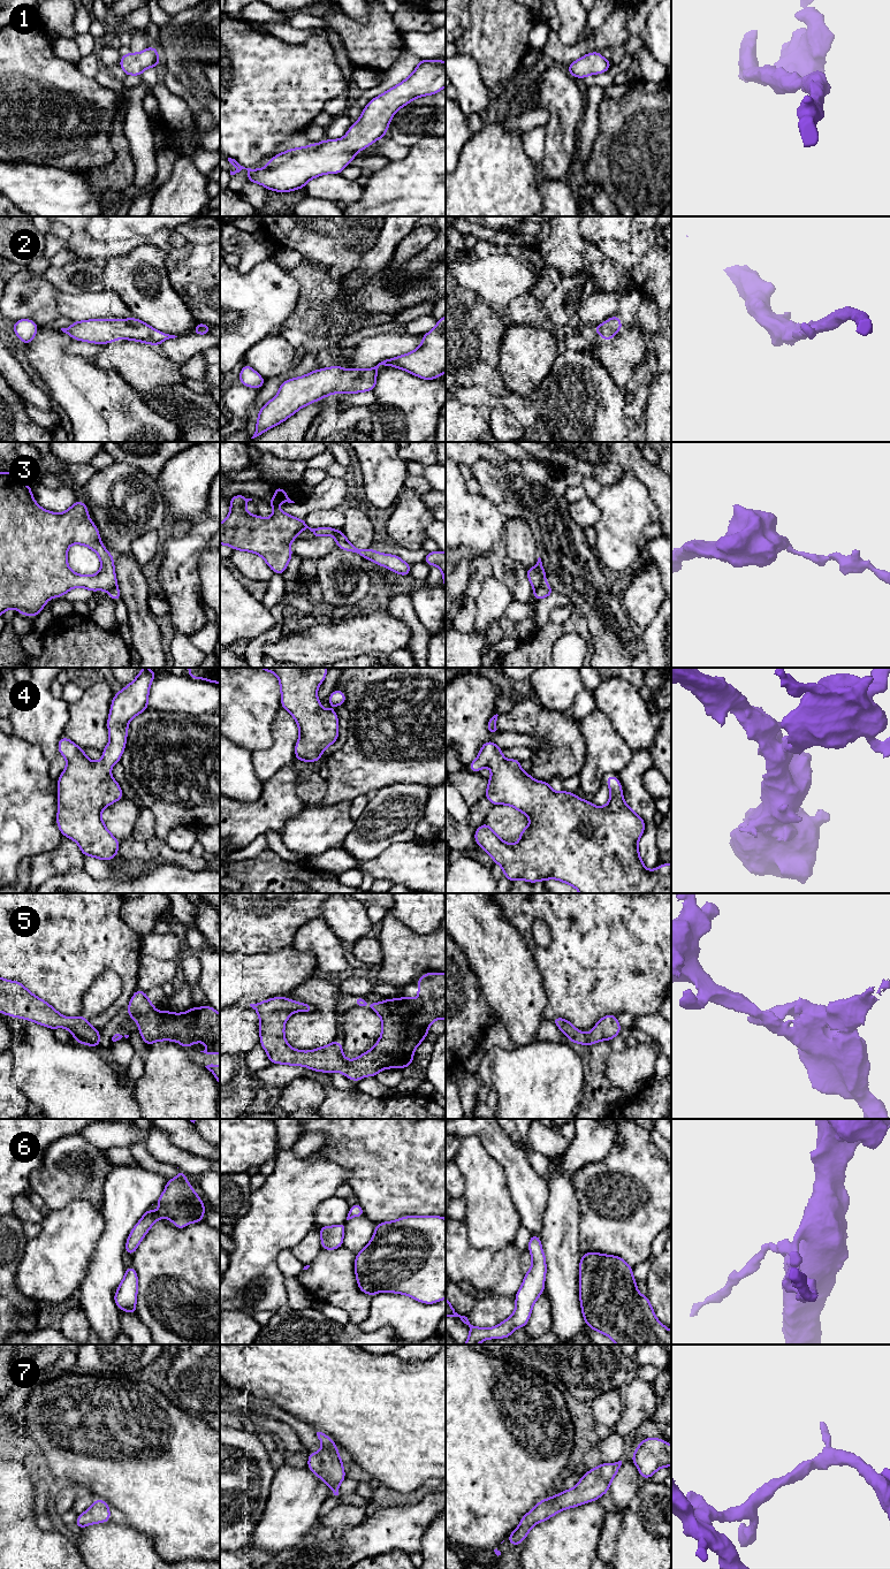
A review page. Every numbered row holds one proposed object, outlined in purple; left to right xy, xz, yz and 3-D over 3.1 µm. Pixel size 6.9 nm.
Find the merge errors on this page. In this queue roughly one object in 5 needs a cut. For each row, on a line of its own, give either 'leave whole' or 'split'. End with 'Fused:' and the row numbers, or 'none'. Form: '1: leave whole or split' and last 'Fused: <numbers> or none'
1: leave whole
2: leave whole
3: split
4: leave whole
5: leave whole
6: leave whole
7: leave whole
Fused: 3

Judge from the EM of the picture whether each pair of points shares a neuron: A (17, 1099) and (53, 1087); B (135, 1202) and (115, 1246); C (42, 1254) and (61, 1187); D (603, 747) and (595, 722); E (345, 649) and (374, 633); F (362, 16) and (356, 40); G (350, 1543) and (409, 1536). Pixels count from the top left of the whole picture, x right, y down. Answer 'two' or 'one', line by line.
A: two
B: one
C: two
D: one
E: one
F: two
G: one

